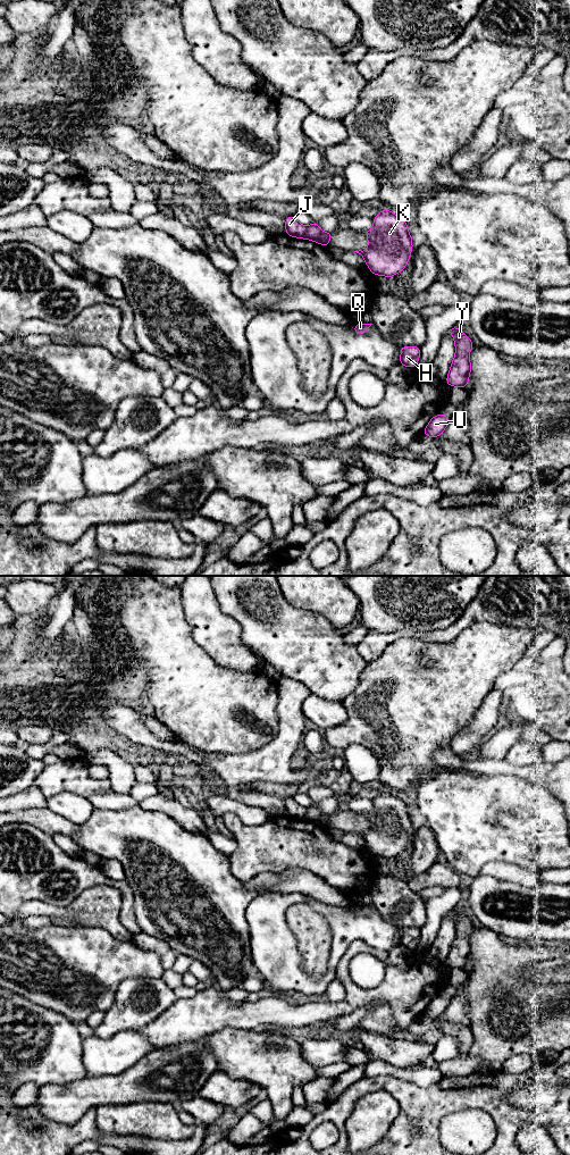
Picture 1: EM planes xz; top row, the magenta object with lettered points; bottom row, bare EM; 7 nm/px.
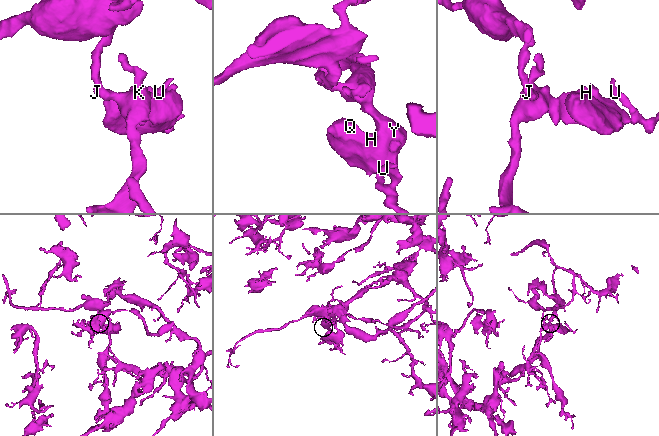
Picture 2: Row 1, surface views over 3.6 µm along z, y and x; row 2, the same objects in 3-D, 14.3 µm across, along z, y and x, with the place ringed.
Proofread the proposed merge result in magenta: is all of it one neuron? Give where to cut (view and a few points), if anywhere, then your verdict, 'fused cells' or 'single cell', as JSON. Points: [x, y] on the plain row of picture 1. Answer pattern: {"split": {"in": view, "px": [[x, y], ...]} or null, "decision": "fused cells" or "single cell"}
{"split": {"in": "xz", "px": [[307, 809], [307, 813], [302, 819]]}, "decision": "fused cells"}

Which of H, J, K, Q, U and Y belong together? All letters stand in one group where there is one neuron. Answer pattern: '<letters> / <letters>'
H K Q U Y / J

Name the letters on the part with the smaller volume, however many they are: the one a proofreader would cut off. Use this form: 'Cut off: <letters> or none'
Cut off: J

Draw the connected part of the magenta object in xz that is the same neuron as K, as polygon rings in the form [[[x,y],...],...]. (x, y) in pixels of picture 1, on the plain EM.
[[[382,790],[372,801],[372,810],[364,813],[369,829],[354,834],[364,839],[375,857],[393,859],[405,849],[413,831],[408,805],[387,790]]]

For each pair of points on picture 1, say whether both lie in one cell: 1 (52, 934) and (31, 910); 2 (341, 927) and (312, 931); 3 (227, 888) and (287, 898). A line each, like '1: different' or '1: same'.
1: different
2: different
3: different

